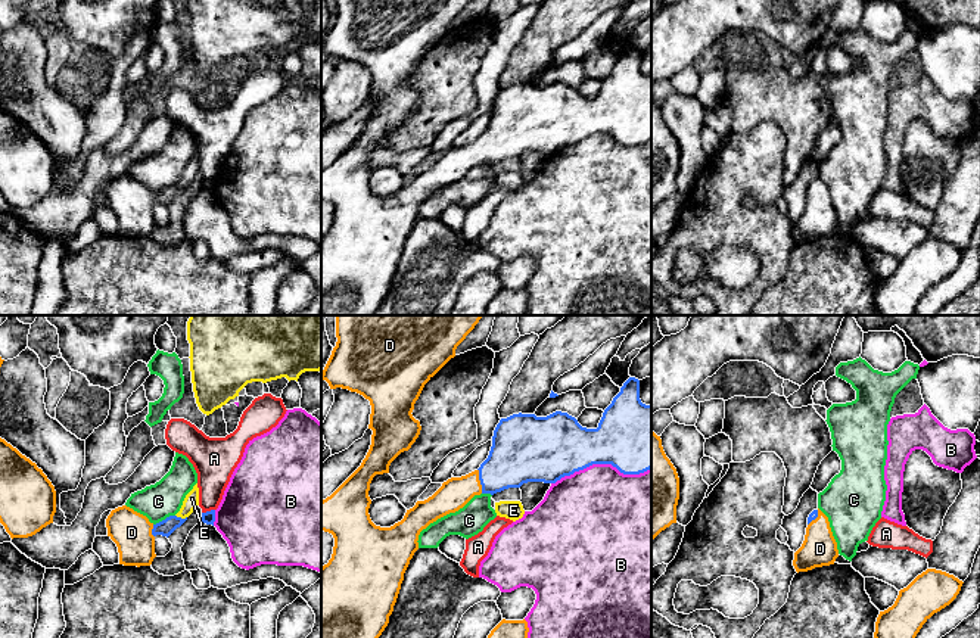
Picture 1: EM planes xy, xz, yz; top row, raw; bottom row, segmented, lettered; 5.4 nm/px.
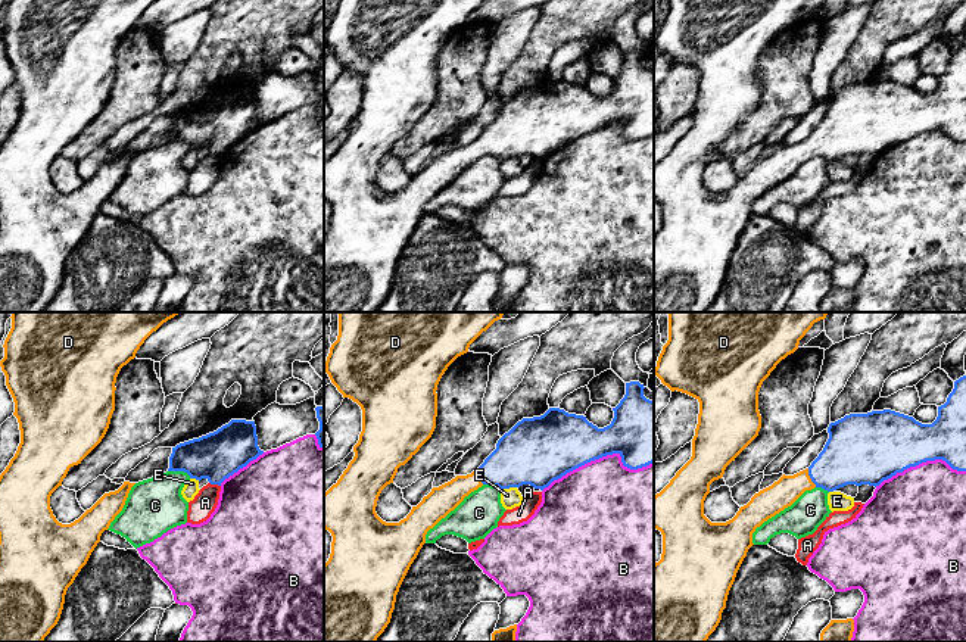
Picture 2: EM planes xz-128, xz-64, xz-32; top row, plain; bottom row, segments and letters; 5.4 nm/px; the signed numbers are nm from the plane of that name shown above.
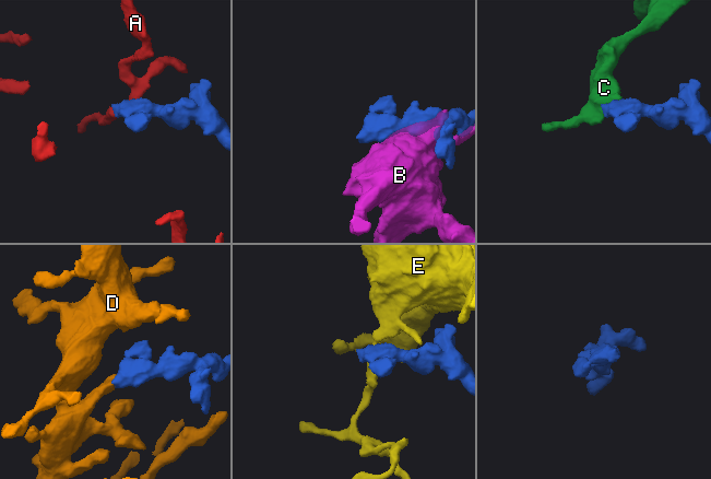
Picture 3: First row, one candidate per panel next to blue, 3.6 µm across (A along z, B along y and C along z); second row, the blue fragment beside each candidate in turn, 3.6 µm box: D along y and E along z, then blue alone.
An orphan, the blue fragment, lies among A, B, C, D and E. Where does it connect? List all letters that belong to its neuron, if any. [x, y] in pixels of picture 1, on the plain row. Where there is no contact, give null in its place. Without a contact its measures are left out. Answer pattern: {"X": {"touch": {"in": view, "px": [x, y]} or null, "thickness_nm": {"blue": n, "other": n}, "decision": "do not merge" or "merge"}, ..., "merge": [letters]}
{"A": {"touch": {"in": "xy", "px": [208, 181]}, "thickness_nm": {"blue": 70, "other": 200}, "decision": "do not merge"}, "B": {"touch": {"in": "xz", "px": [600, 133]}, "thickness_nm": {"blue": 380, "other": 460}, "decision": "do not merge"}, "C": {"touch": {"in": "xy", "px": [165, 189]}, "thickness_nm": {"blue": 90, "other": 200}, "decision": "do not merge"}, "D": {"touch": {"in": "xz", "px": [481, 151]}, "thickness_nm": {"blue": 300, "other": 170}, "decision": "merge"}, "E": {"touch": {"in": "xy", "px": [180, 187]}, "thickness_nm": {"blue": 90, "other": 80}, "decision": "do not merge"}, "merge": ["D"]}

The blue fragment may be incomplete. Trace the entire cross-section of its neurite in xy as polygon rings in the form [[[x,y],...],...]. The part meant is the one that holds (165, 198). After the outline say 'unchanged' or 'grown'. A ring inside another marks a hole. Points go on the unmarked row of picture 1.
[[[122,175],[111,181],[106,189],[108,206],[116,214],[119,234],[150,236],[155,224],[155,206],[169,206],[186,189],[169,186],[153,194],[133,178]]]; grown

